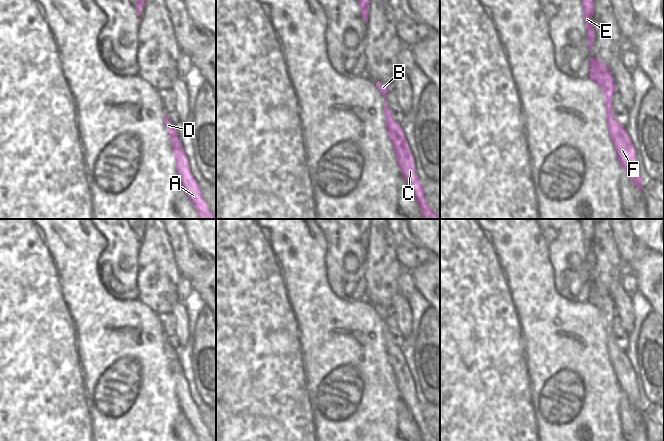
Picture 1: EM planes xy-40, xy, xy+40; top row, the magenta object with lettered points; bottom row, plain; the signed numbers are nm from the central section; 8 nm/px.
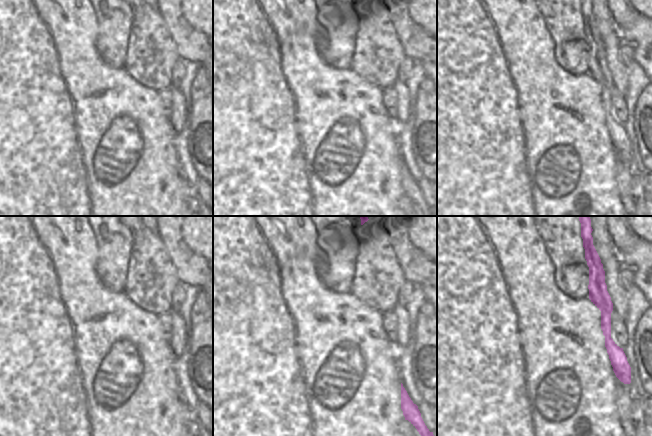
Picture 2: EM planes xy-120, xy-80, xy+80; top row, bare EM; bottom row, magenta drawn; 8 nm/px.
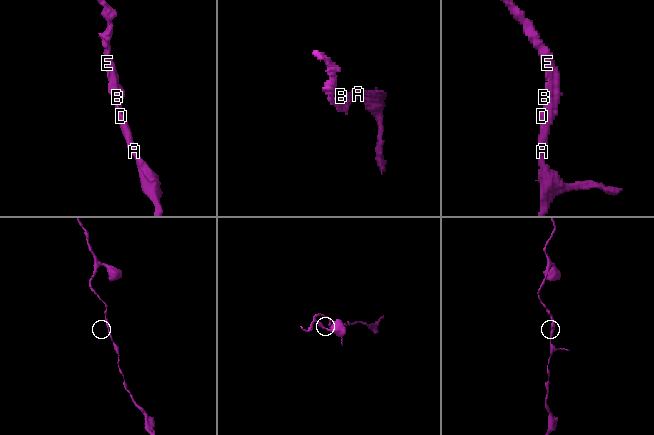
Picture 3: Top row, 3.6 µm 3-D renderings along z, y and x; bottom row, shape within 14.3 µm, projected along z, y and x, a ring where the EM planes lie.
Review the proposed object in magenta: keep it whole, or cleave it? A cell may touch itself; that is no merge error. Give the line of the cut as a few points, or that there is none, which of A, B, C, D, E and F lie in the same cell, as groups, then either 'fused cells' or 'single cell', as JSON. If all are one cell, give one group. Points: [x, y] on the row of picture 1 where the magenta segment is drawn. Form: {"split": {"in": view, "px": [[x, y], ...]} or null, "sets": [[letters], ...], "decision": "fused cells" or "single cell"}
{"split": null, "sets": [["A", "B", "C", "D", "E", "F"]], "decision": "single cell"}

